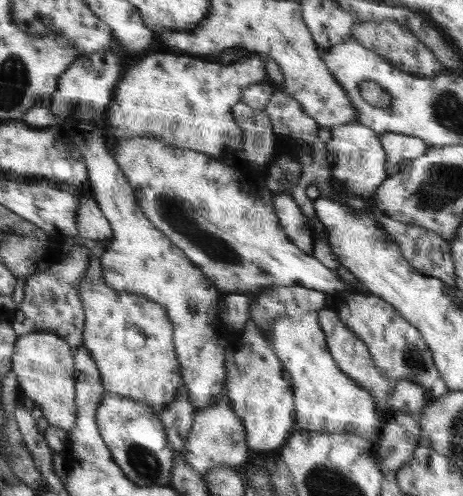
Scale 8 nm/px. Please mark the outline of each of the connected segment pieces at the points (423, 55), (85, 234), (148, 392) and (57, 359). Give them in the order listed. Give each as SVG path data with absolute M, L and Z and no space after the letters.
M368 21L362 25L355 25L350 34L360 44L391 62L392 66L395 66L398 70L420 77L435 77L442 72L446 72L446 68L436 59L432 50L426 48L426 45L412 31L405 29L404 26L400 26L396 22L383 21L376 24Z
M90 194L80 202L76 228L77 234L83 238L105 243L113 239L106 213L100 210L99 204Z
M92 258L92 263L76 290L84 307L83 346L90 351L92 358L98 363L103 387L108 393L147 403L148 407L160 412L164 410L164 406L174 402L180 386L184 385L174 350L172 321L164 306L147 296L126 291L118 292L109 287L103 273L100 274L100 267L102 260Z
M36 331L17 337L12 357L11 370L16 373L21 392L36 403L50 425L67 432L74 429L78 412L74 356L67 339L60 338L52 331Z

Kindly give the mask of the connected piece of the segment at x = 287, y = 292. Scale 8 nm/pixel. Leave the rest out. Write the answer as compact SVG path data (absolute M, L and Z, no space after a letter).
M266 286L254 293L250 316L272 343L276 357L291 374L294 384L297 430L352 432L370 443L381 440L384 428L376 415L377 404L367 390L341 371L328 350L325 334L319 325L319 310L325 308L326 293L304 286Z

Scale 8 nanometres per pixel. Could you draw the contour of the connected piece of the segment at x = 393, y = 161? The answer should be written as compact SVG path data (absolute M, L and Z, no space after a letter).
M380 133L380 142L386 151L386 173L398 174L404 162L420 158L430 147L424 139L400 133Z

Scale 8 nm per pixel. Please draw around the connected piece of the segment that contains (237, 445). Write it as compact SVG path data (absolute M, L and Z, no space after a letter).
M221 393L212 406L196 409L194 422L183 445L183 462L205 478L208 471L217 467L232 469L248 462L250 450L247 448L245 429L238 415L232 410L230 398Z

